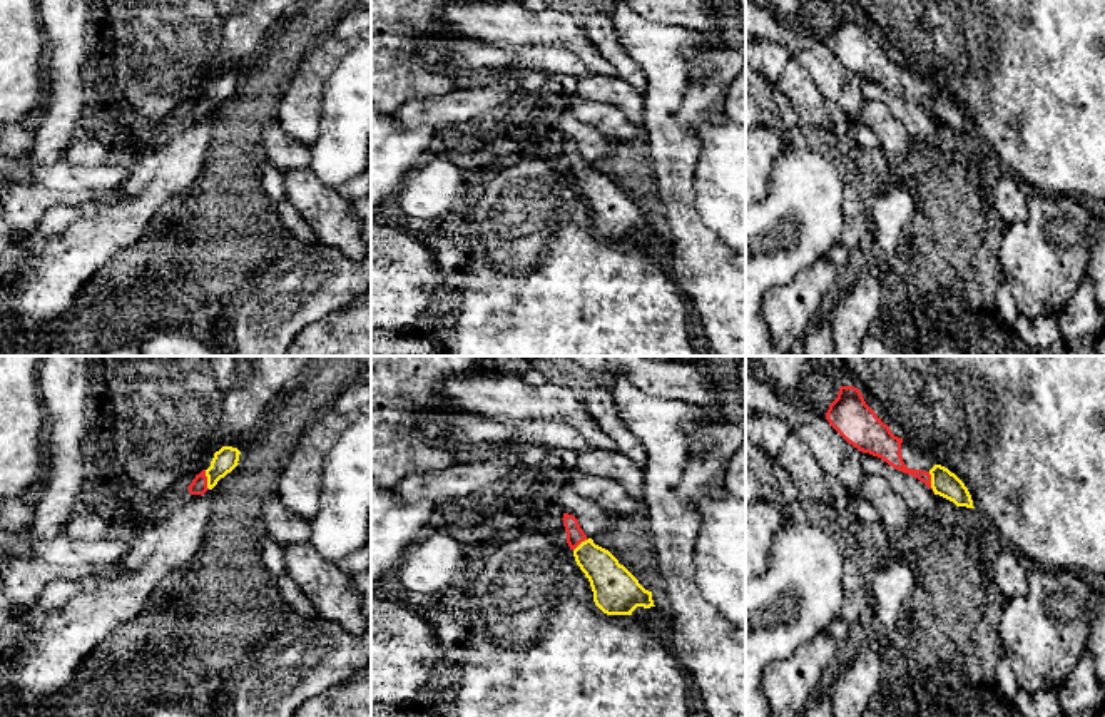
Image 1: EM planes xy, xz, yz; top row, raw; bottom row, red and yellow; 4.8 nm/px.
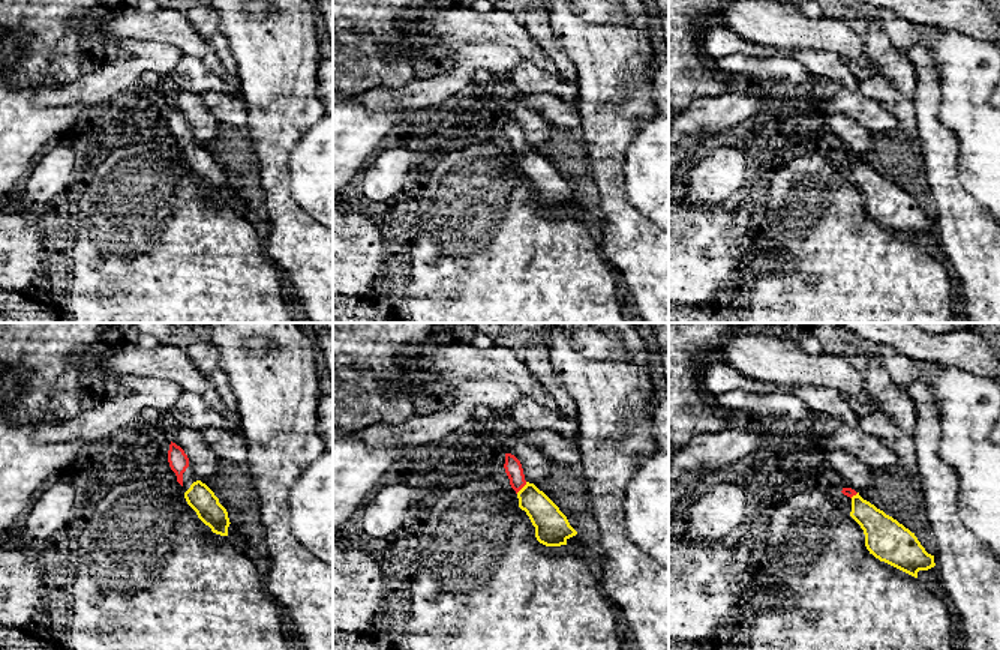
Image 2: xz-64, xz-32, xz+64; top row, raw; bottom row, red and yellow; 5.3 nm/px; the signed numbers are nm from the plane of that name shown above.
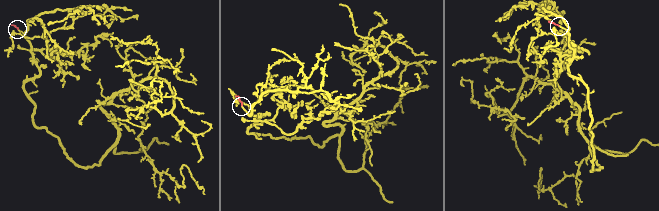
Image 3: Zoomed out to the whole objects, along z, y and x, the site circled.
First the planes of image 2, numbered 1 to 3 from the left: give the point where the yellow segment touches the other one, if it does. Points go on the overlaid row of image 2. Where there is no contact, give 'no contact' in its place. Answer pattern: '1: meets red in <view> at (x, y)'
1: no contact
2: meets red in xz-32 at (520, 488)
3: meets red in xz+64 at (853, 494)

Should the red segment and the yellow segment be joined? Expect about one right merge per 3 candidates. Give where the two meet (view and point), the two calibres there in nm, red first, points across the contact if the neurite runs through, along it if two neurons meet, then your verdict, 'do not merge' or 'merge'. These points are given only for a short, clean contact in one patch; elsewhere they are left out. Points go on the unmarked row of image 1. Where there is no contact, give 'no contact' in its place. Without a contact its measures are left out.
meets red in yz at (930, 107); 110 nm thick on the red side, 130 nm on the other; runs through yz (890, 74), (906, 96), (930, 107), (945, 109); merge

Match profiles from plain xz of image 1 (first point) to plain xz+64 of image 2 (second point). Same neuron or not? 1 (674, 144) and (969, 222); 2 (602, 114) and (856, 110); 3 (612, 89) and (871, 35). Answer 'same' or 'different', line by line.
1: same
2: same
3: different

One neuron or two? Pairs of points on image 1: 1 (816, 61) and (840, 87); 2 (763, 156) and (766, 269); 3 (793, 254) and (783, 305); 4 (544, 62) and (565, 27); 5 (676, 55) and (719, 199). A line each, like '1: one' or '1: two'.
1: one
2: two
3: two
4: two
5: two

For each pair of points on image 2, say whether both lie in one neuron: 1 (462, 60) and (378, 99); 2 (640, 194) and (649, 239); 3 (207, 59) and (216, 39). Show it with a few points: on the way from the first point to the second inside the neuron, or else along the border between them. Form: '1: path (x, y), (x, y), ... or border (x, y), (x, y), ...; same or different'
1: path (443, 81), (431, 92), (399, 99); same
2: border (625, 186), (628, 200), (652, 222); different
3: border (189, 21), (233, 77); different

